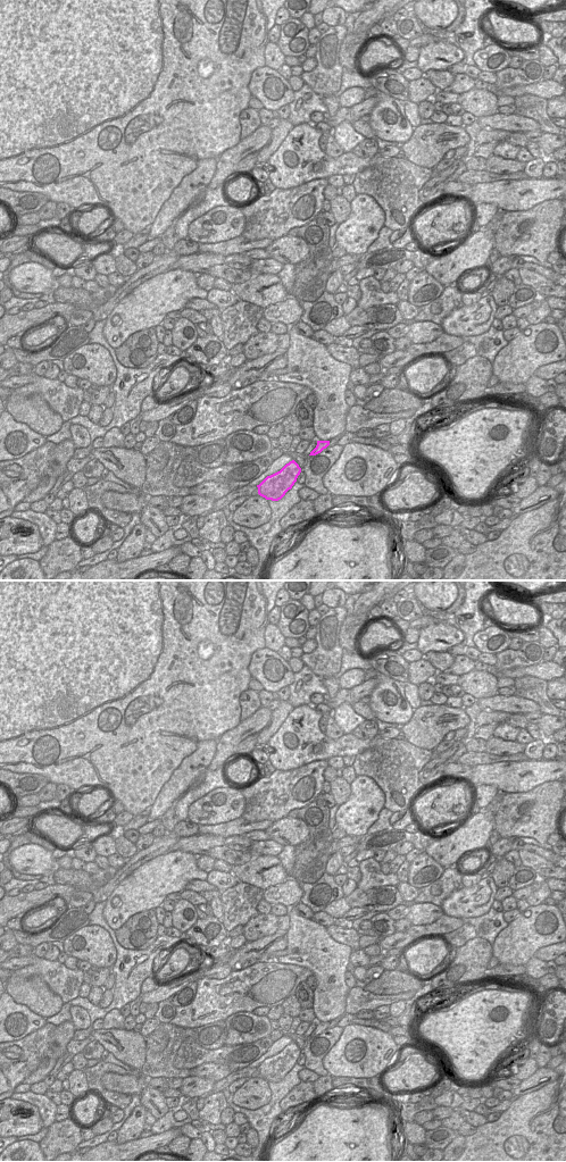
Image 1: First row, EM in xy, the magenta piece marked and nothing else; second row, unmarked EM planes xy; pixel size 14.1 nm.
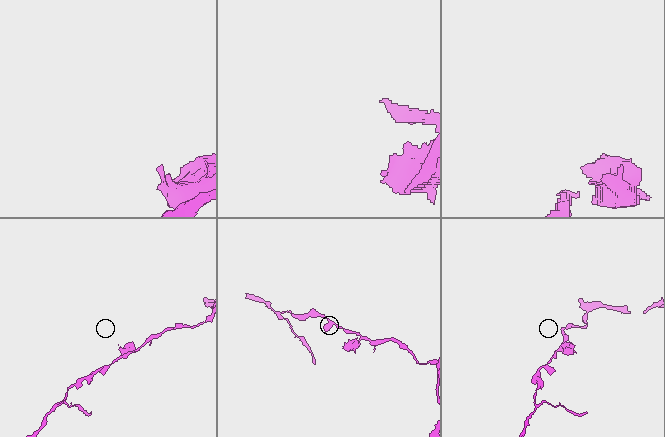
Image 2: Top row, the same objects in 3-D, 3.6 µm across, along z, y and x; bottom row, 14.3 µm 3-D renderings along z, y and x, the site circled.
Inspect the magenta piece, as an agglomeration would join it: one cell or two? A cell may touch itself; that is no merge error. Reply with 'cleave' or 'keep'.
keep

